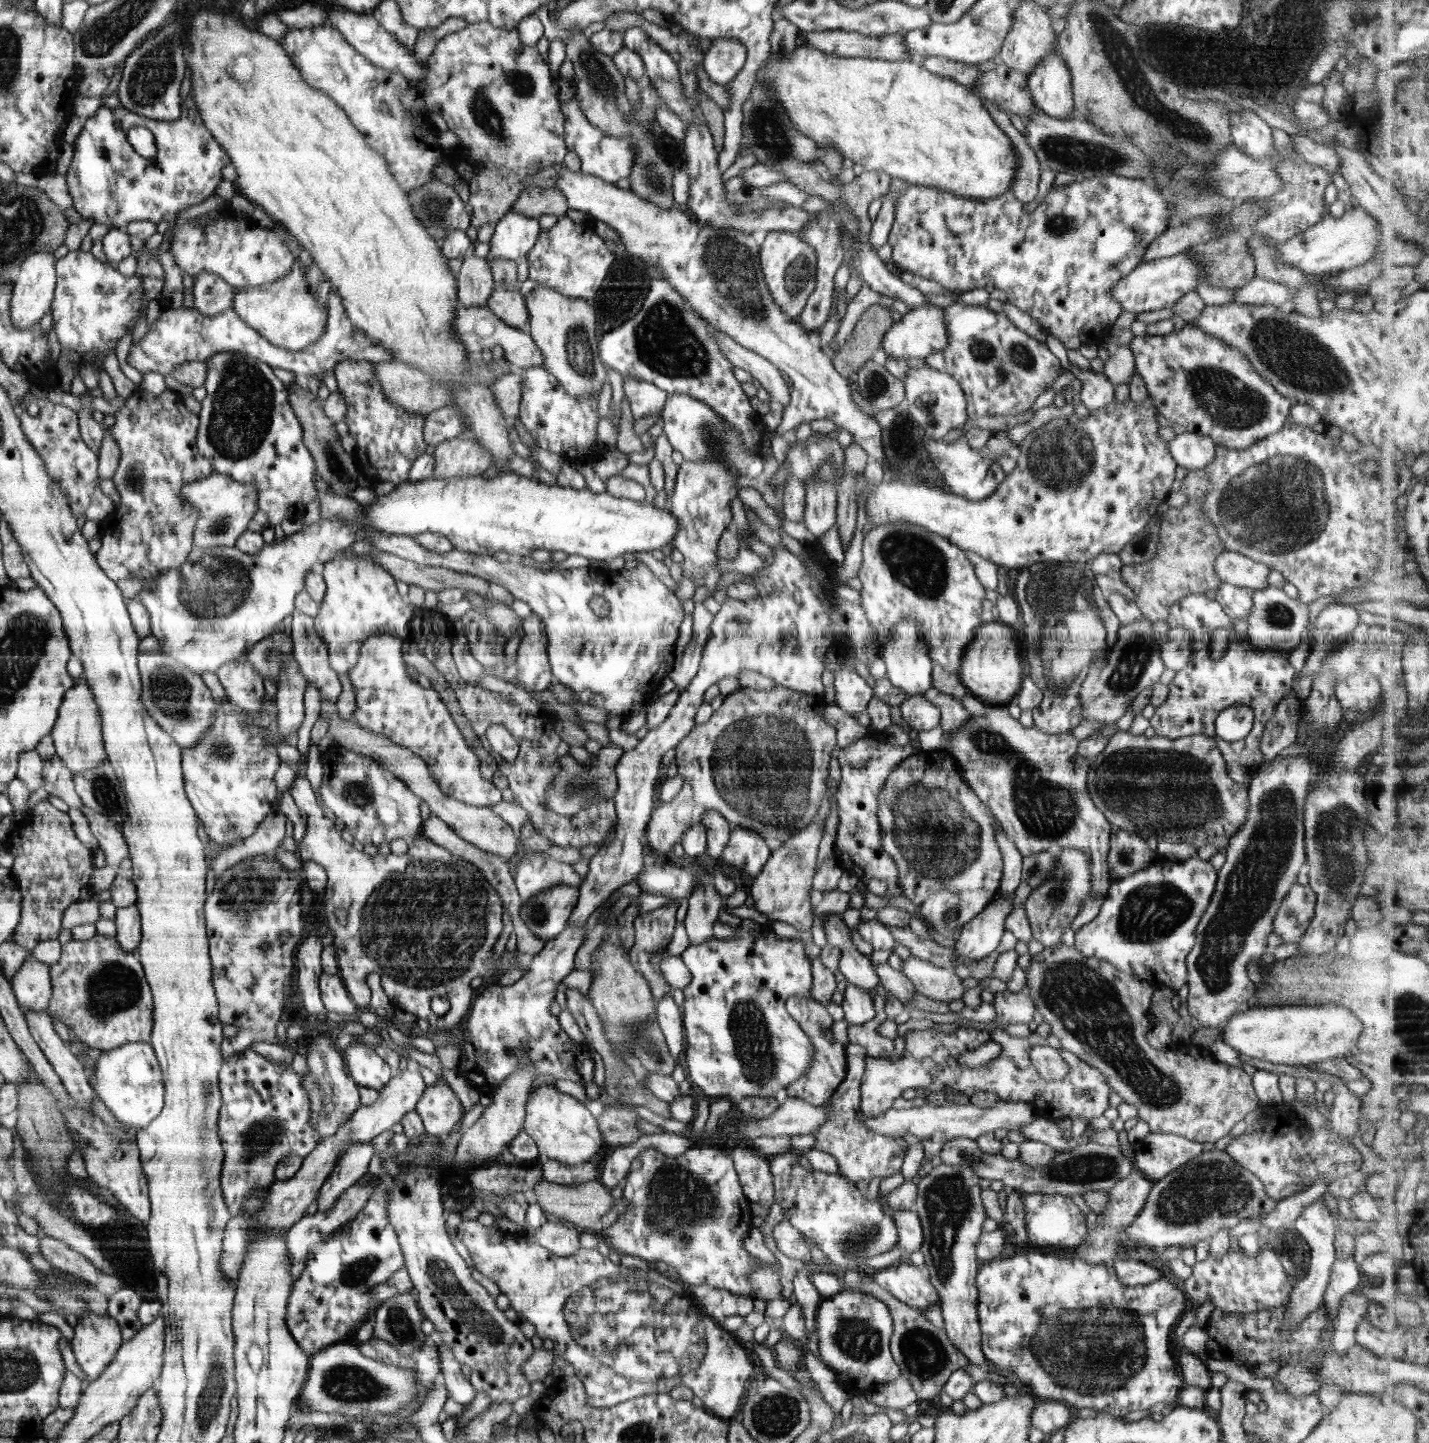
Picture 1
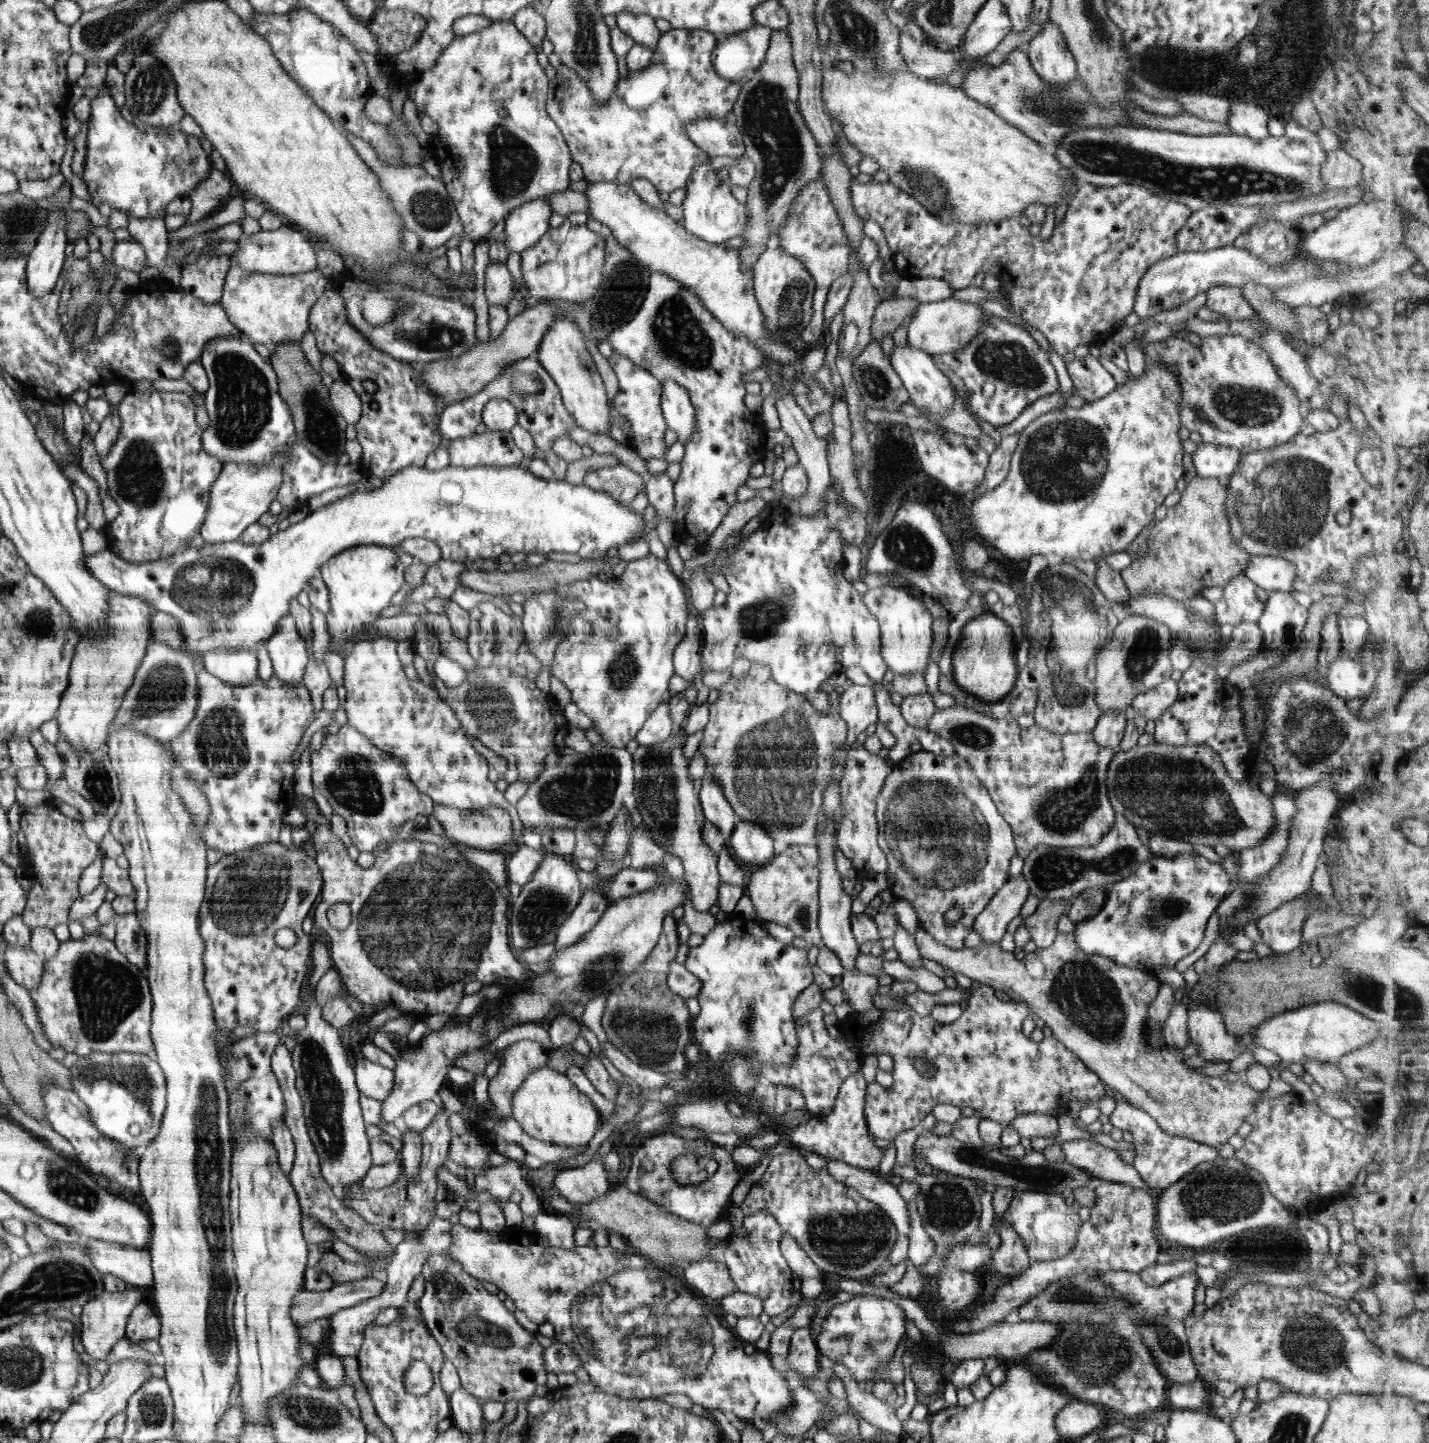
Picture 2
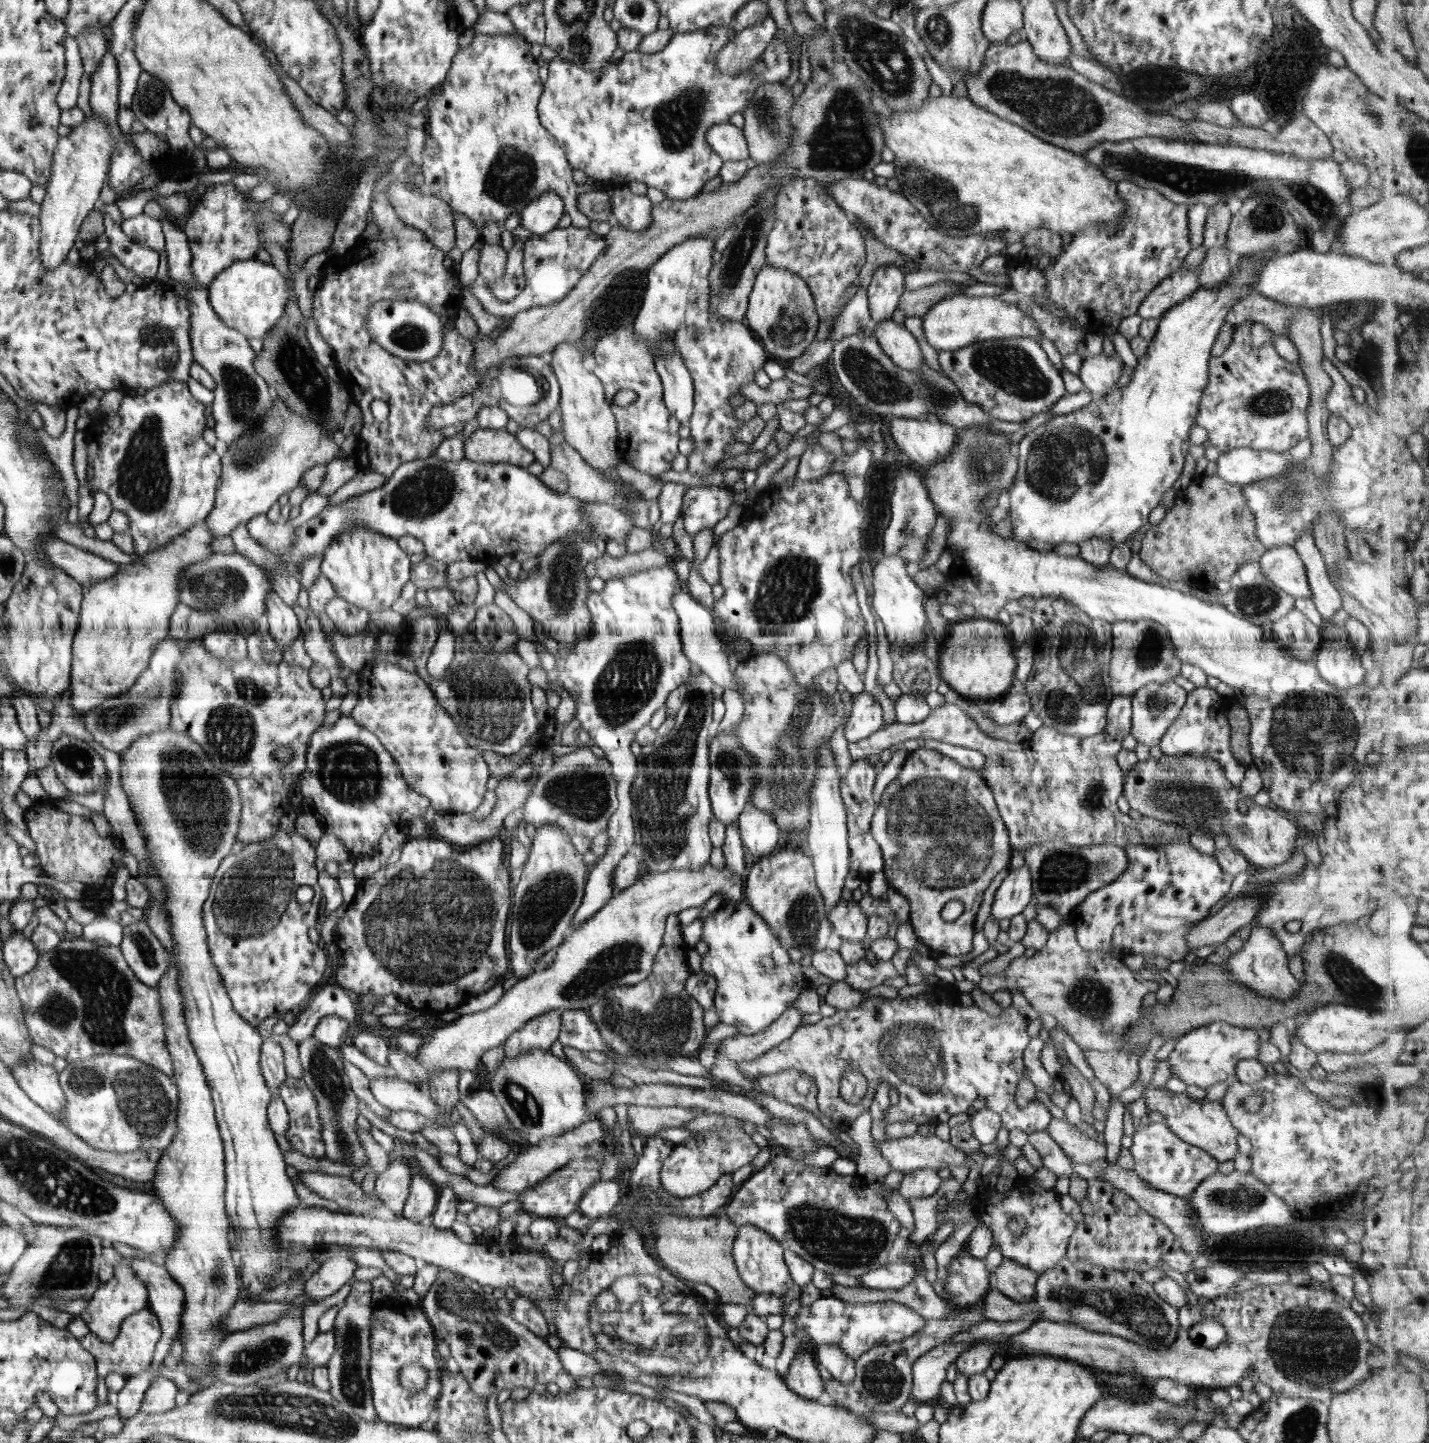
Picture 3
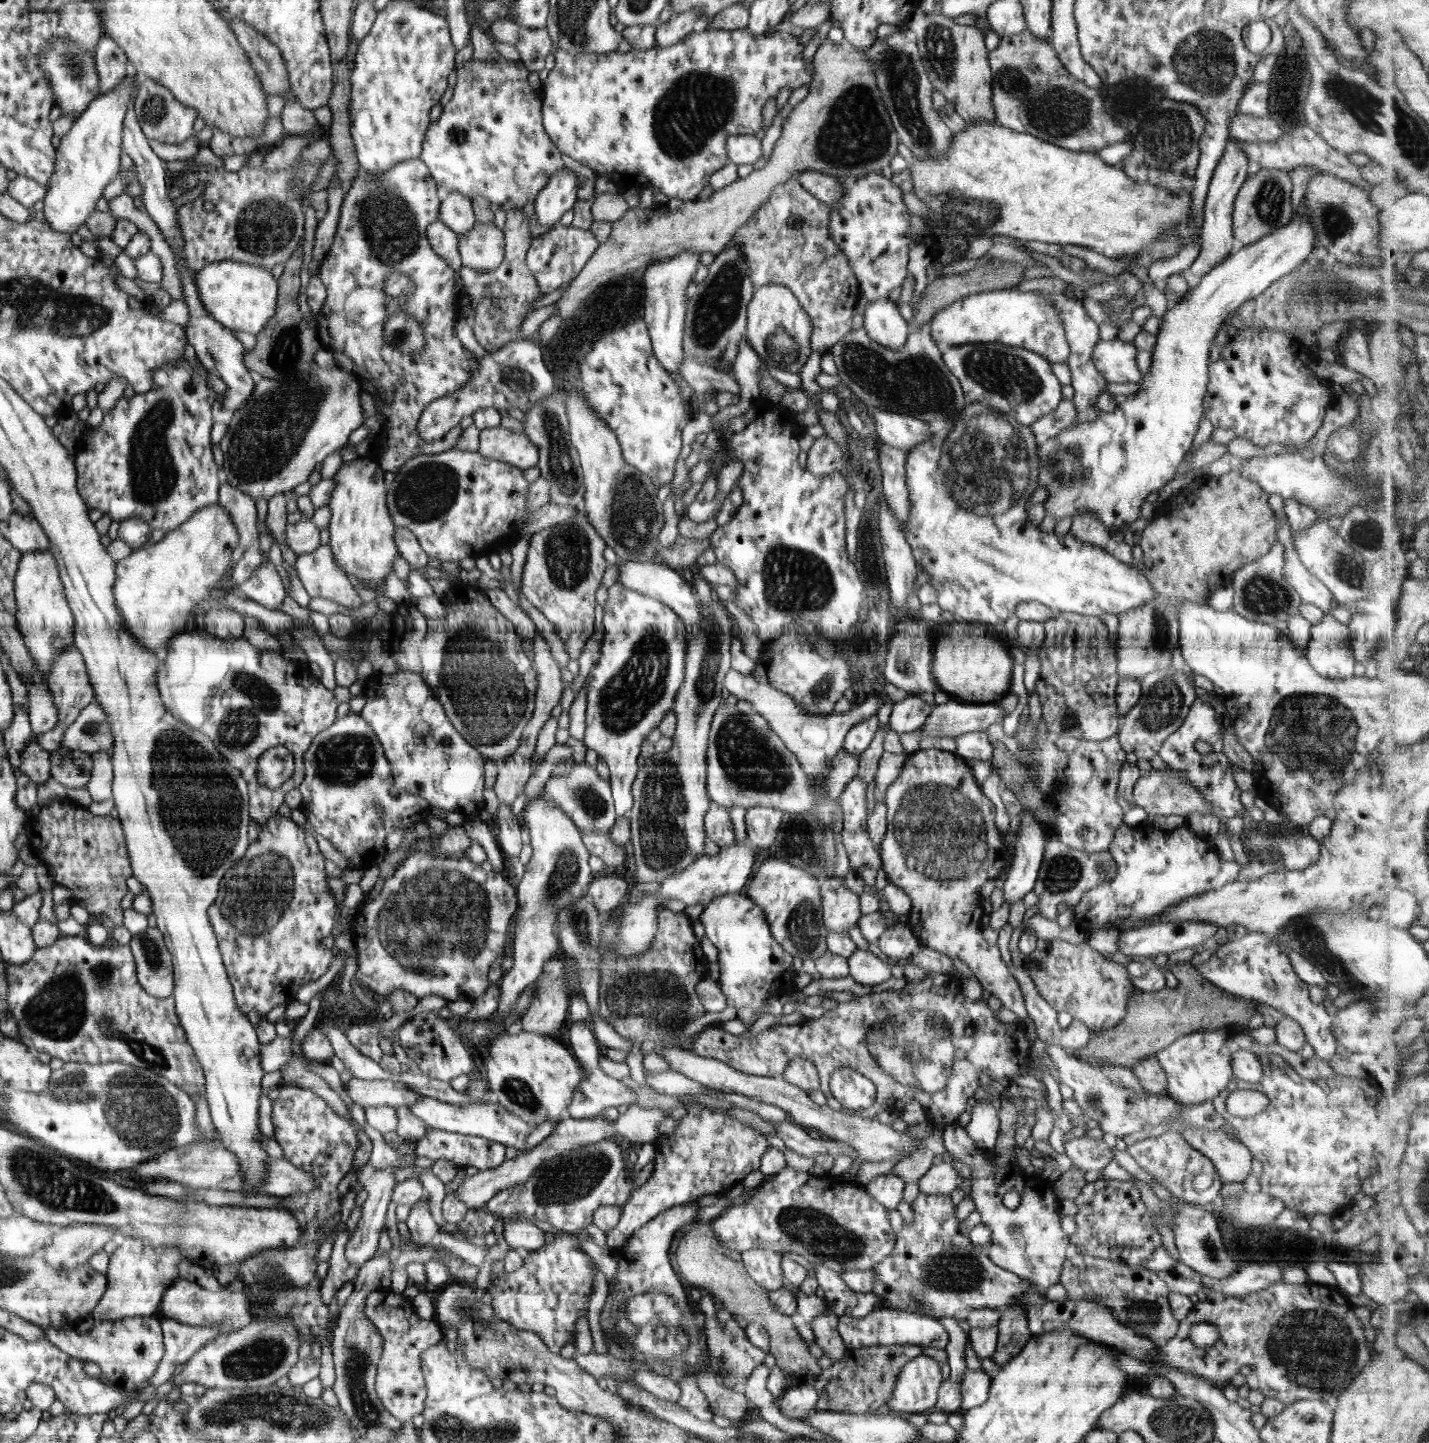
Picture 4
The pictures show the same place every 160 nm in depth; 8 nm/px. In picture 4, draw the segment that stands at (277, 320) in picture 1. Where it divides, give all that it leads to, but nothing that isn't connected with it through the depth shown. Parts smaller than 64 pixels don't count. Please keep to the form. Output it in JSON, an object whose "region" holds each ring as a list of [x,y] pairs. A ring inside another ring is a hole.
{"region":[[[224,259],[196,271],[194,282],[206,312],[225,328],[259,334],[276,315],[280,282],[272,276],[270,269]]]}

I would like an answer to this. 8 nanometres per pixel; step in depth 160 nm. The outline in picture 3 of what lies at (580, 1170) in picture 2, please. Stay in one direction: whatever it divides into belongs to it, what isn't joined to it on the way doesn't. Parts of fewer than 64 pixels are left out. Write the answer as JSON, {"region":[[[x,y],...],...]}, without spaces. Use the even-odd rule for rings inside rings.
{"region":[[[598,1181],[593,1187],[588,1187],[577,1206],[584,1216],[596,1220],[598,1217],[608,1215],[620,1202],[620,1186],[614,1181]]]}

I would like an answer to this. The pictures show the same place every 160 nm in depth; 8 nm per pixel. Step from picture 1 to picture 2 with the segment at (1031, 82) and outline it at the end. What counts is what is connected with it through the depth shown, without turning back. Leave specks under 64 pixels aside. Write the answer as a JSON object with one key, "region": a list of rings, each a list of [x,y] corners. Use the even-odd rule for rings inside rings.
{"region":[[[1048,21],[1044,29],[1025,46],[1032,68],[1052,86],[1067,86],[1077,77],[1077,64],[1062,31]]]}

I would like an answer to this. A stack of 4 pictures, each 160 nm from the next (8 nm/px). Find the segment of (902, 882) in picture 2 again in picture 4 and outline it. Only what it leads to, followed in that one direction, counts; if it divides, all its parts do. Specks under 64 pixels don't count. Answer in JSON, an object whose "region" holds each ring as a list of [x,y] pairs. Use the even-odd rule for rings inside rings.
{"region":[[[939,749],[920,750],[908,755],[902,771],[900,772],[900,776],[898,776],[896,781],[892,782],[892,784],[888,786],[888,790],[886,790],[886,806],[888,826],[886,826],[886,836],[884,836],[884,840],[882,840],[882,846],[879,848],[879,853],[881,854],[881,868],[887,873],[889,882],[898,886],[910,897],[912,909],[909,912],[906,924],[911,927],[914,936],[918,937],[920,944],[925,944],[942,954],[946,953],[946,956],[949,956],[951,959],[958,958],[958,960],[965,962],[976,975],[976,978],[978,978],[983,990],[989,990],[991,994],[996,994],[996,996],[1000,998],[1002,1006],[1016,1013],[1021,1022],[1026,1020],[1029,1014],[1027,1013],[1018,981],[1013,977],[1006,963],[1004,963],[1004,960],[1000,957],[998,945],[991,946],[982,937],[982,925],[986,922],[986,918],[984,912],[982,912],[982,898],[981,895],[978,894],[978,889],[981,889],[986,881],[998,877],[999,874],[1003,872],[1003,869],[1009,865],[1009,862],[1006,844],[1002,843],[1003,841],[1000,840],[1001,835],[1000,832],[998,832],[998,828],[996,828],[996,808],[983,794],[980,784],[975,781],[972,770],[966,763],[966,759],[964,757],[959,757],[955,753],[942,752]]]}

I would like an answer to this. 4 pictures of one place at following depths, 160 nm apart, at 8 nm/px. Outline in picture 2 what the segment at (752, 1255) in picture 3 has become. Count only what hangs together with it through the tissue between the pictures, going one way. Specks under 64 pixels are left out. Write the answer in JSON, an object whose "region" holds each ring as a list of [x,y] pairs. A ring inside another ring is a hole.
{"region":[[[758,1211],[743,1218],[742,1225],[746,1228],[746,1236],[728,1236],[724,1258],[726,1268],[736,1287],[736,1291],[749,1293],[762,1299],[764,1312],[769,1317],[784,1313],[791,1306],[796,1306],[802,1298],[802,1280],[792,1273],[782,1252],[780,1240],[783,1232],[775,1218],[766,1211]]]}

